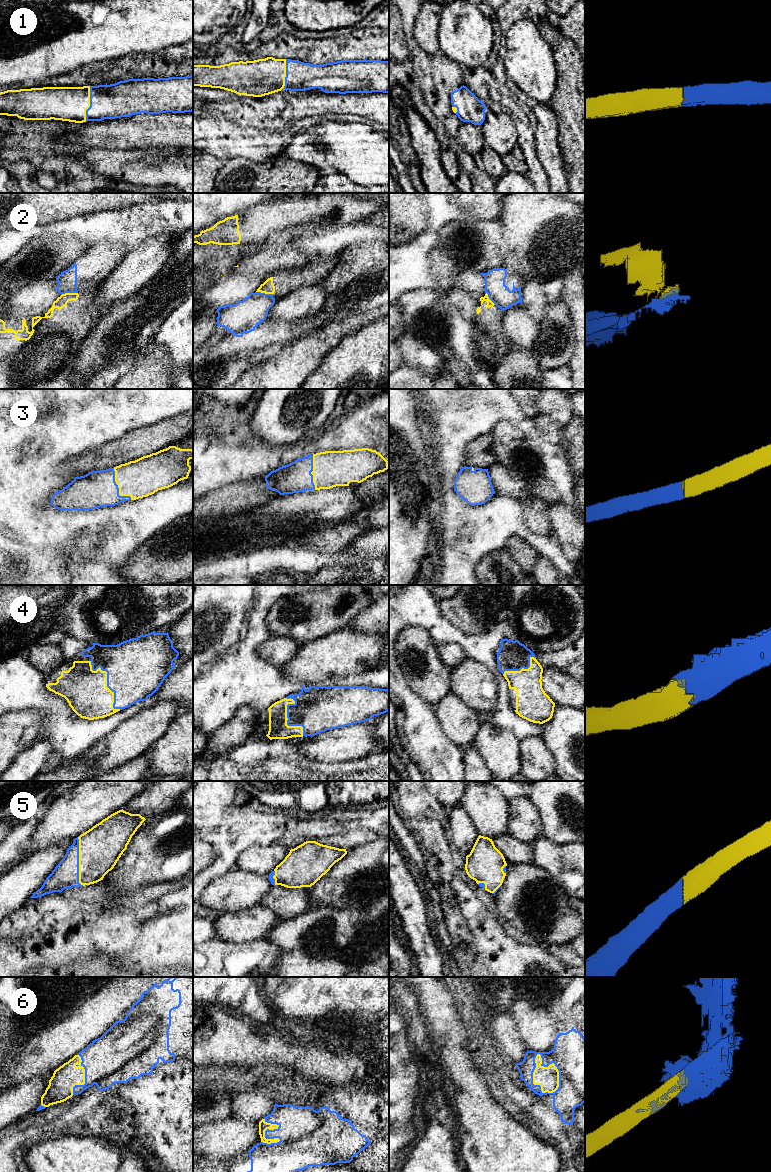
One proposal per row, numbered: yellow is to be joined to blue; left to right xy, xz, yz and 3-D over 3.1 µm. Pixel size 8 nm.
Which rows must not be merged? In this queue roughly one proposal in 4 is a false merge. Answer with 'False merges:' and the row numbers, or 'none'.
False merges: 2

